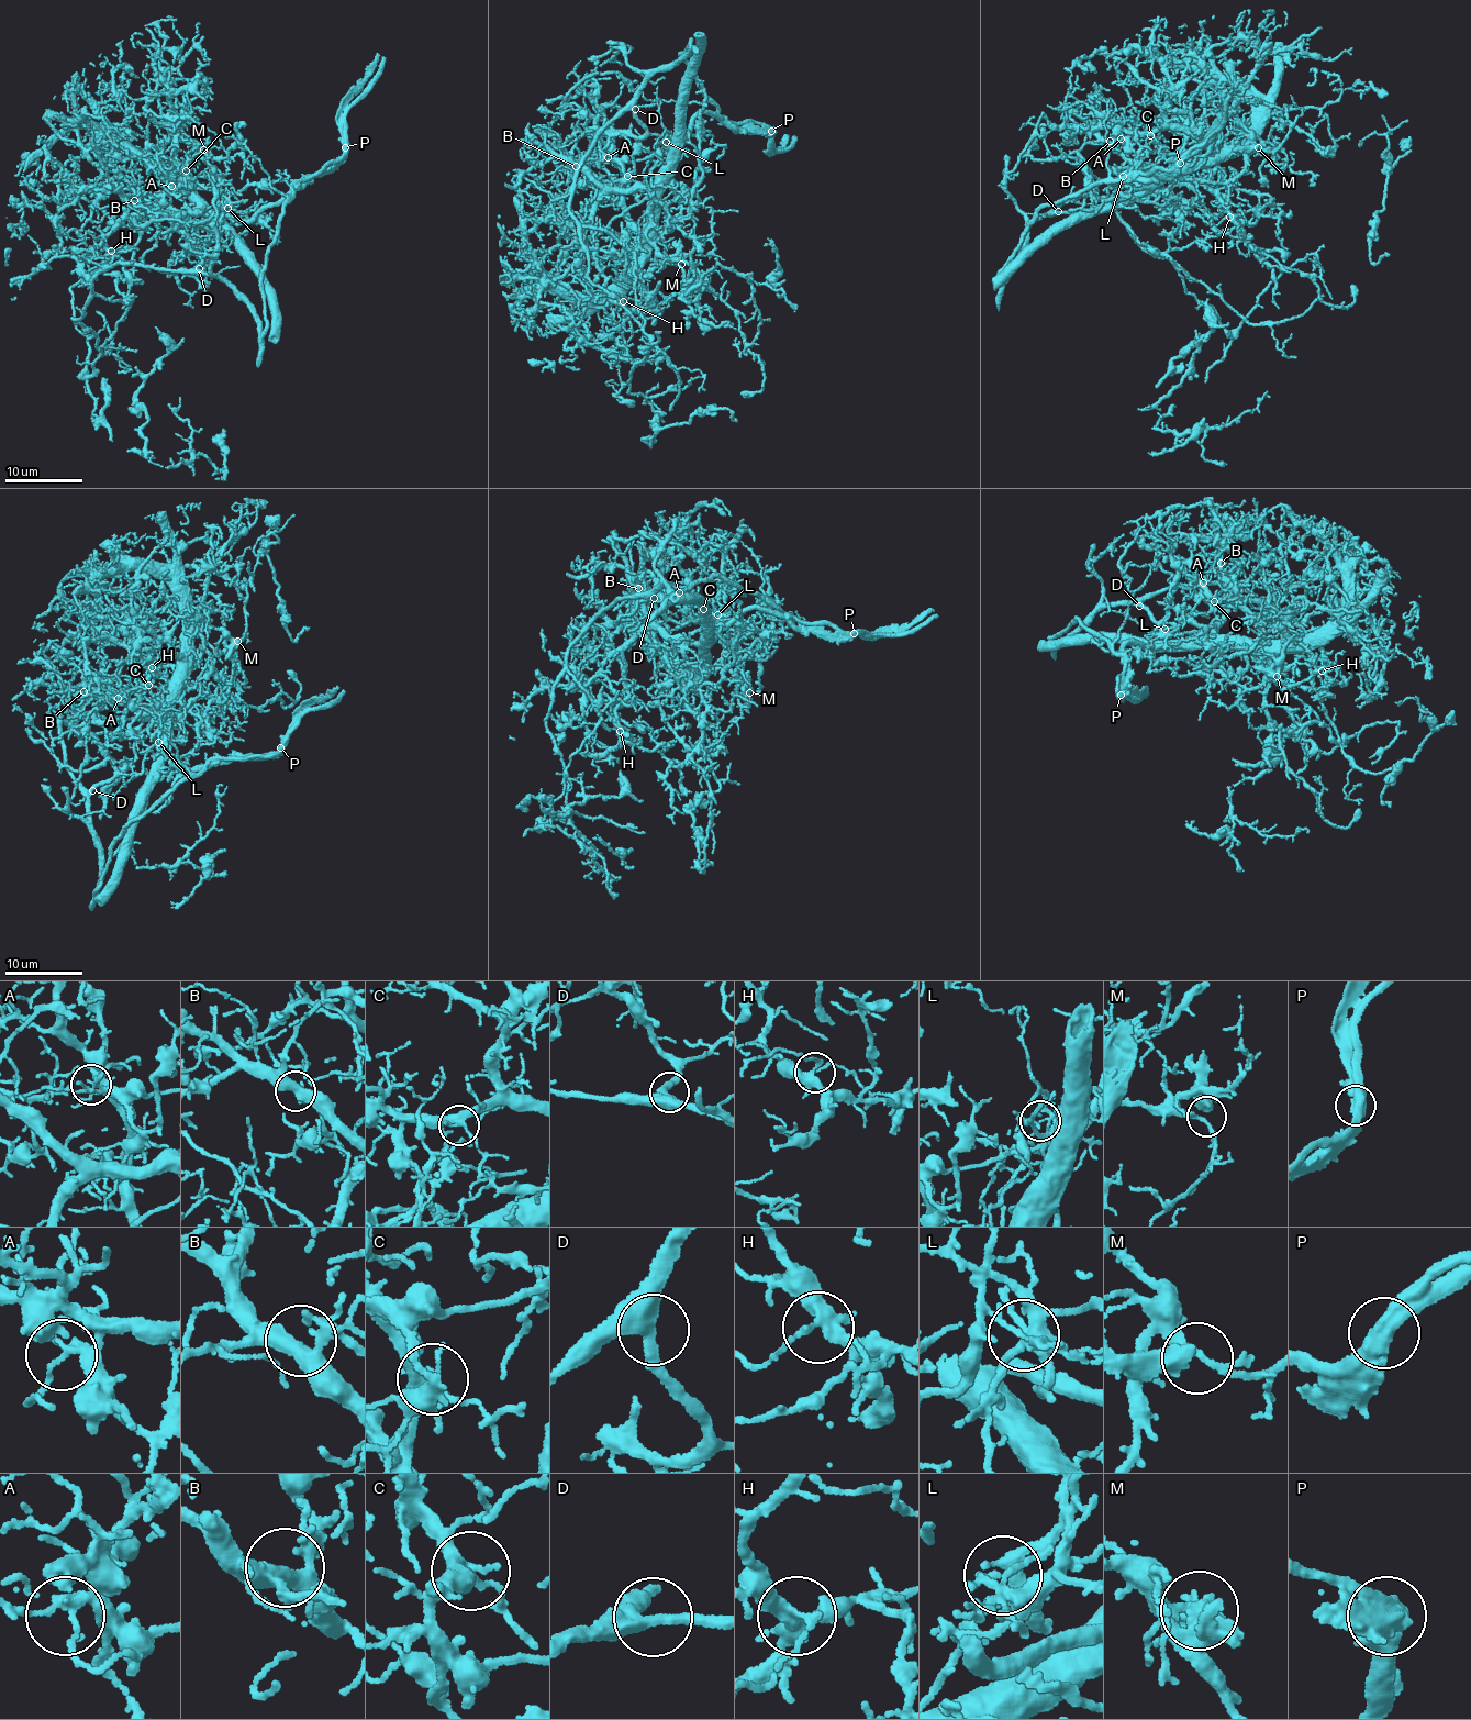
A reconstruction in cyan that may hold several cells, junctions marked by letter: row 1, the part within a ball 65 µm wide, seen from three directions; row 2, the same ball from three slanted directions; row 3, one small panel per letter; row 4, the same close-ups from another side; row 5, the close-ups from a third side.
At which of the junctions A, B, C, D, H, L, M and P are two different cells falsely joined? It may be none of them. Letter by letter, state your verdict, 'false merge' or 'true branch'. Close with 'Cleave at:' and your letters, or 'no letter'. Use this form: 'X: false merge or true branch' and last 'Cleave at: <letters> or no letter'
A: true branch
B: true branch
C: true branch
D: true branch
H: true branch
L: false merge
M: true branch
P: false merge
Cleave at: L, P

